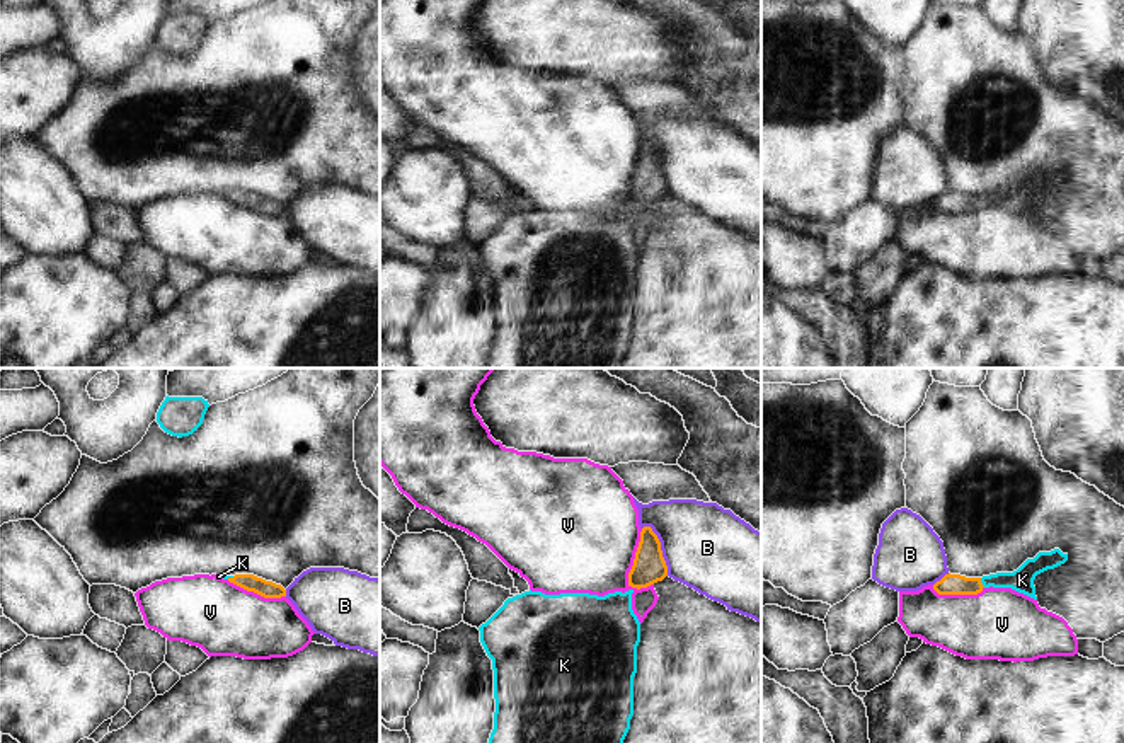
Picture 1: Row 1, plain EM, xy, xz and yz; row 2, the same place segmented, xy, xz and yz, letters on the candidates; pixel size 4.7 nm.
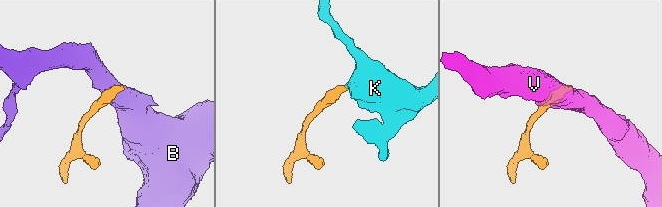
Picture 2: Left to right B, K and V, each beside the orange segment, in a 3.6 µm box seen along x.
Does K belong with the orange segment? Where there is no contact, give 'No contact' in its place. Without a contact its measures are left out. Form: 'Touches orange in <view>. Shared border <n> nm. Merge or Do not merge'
Touches orange in yz. Shared border 50 nm. Merge

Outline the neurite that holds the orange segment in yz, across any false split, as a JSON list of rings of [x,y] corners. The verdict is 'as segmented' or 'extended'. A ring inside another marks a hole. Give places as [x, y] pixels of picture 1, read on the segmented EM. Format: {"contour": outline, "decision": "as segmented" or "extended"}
{"contour": [[[1054,549],[1051,552],[1039,552],[1034,559],[1027,559],[1013,573],[996,573],[983,578],[966,578],[961,574],[949,573],[933,585],[933,590],[938,595],[978,595],[989,586],[1012,588],[1037,600],[1034,586],[1035,576],[1047,569],[1054,569],[1064,564],[1066,561],[1068,554],[1063,554],[1059,549]]], "decision": "extended"}

